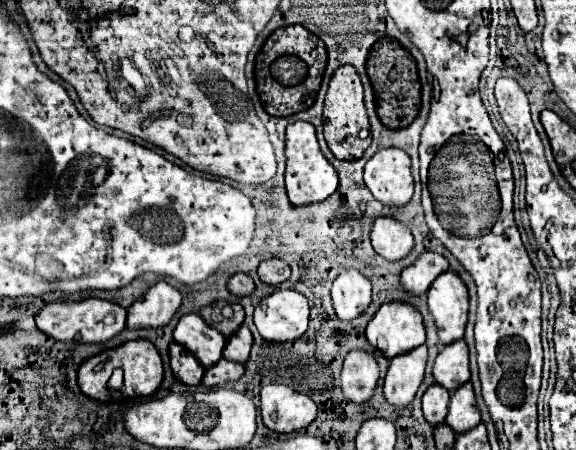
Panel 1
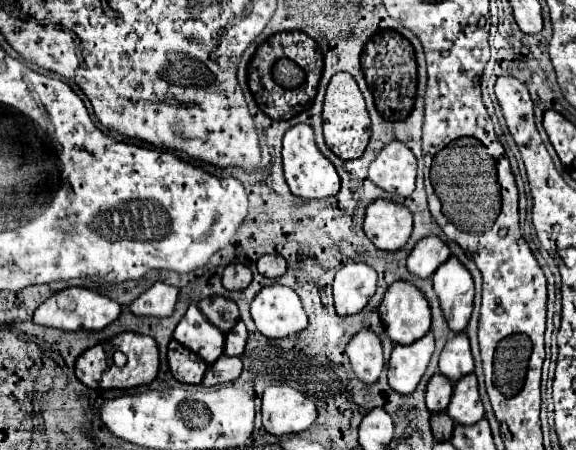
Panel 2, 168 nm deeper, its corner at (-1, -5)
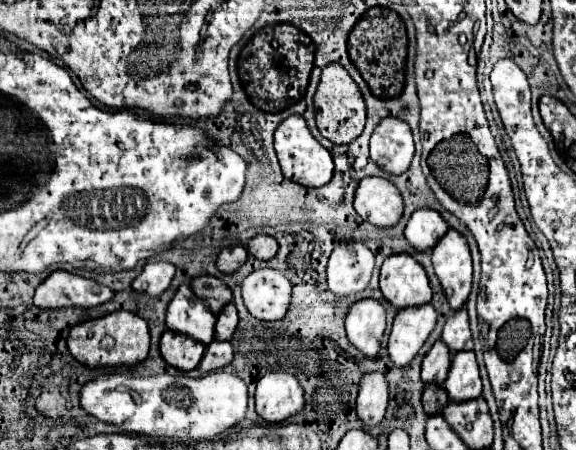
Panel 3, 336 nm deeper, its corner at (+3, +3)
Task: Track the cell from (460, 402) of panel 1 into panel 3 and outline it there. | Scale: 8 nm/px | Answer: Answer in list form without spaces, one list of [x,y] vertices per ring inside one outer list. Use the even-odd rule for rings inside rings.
[[[459,351],[453,355],[451,369],[443,385],[451,401],[469,401],[481,395],[479,365],[473,351]]]

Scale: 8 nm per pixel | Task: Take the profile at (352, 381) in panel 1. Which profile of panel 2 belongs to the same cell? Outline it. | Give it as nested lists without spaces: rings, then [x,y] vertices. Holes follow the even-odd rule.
[[[369,329],[359,331],[347,345],[347,355],[351,361],[351,369],[353,375],[365,383],[365,385],[373,385],[381,371],[383,371],[383,349],[381,349],[381,341],[375,333],[371,333]]]

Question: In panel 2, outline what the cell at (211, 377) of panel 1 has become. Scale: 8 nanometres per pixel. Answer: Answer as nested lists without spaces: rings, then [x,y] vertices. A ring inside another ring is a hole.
[[[221,355],[213,365],[209,365],[205,377],[203,377],[203,385],[205,387],[213,387],[213,385],[221,385],[221,383],[231,383],[241,375],[241,359],[239,357],[227,357]]]

